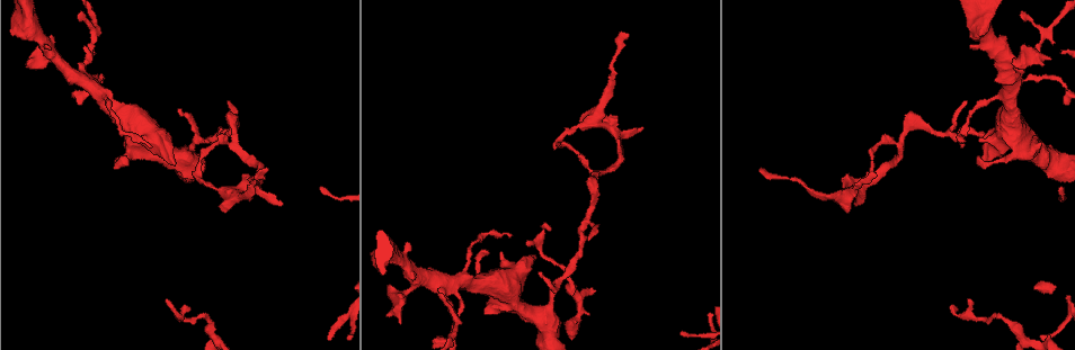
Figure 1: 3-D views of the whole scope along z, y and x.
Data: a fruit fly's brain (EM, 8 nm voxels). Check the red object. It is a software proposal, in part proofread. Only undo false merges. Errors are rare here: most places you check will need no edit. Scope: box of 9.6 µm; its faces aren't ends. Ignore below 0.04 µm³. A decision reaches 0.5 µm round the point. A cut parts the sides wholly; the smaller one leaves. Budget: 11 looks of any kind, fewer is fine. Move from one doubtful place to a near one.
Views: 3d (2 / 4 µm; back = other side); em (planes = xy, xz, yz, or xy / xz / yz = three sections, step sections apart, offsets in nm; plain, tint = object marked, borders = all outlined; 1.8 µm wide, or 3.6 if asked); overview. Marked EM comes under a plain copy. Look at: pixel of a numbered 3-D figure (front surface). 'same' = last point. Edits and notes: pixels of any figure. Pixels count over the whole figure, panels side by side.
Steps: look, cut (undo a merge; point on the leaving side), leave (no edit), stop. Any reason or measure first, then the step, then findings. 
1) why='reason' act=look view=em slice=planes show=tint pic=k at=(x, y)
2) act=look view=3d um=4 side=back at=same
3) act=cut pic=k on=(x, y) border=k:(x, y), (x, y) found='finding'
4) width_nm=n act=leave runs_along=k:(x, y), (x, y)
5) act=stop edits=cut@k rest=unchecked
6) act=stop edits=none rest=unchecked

why='sharp bend' act=look view=3d um=2 pic=1 at=(594, 189)

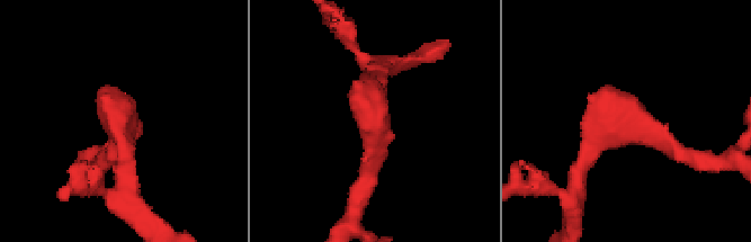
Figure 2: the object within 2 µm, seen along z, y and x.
arm_widths_nm=180,190 why='need the tissue' act=look view=em um=3.6 slice=xz step=16 show=tint pic=2 at=(121, 125)

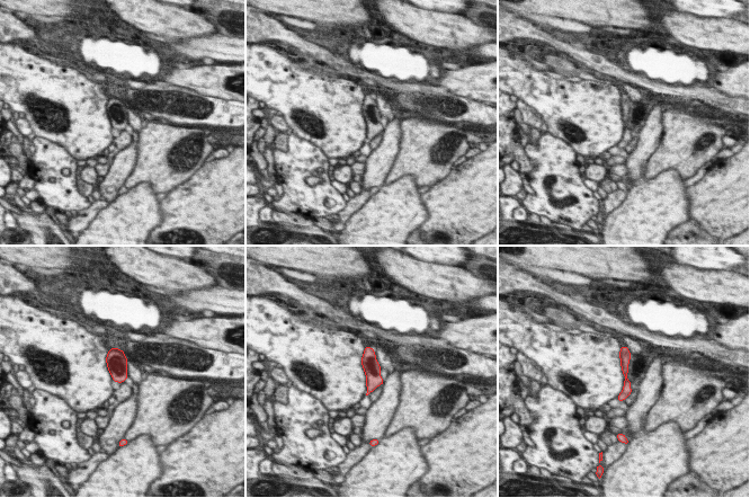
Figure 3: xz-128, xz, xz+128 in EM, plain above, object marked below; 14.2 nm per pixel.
why='cut it another way' act=look view=em um=3.6 slice=planes show=tint at=same

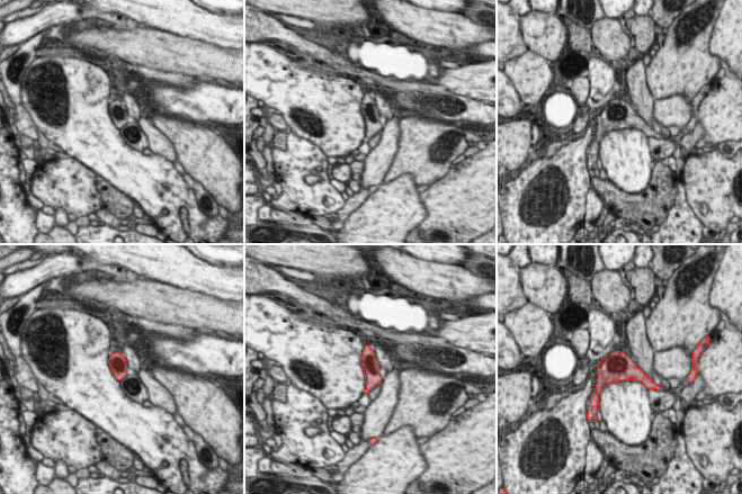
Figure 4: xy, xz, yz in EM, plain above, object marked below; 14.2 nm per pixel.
act=leave found='one cell here'

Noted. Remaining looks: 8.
why='three arms meet' act=look view=3d um=2 pic=1 at=(85, 80)

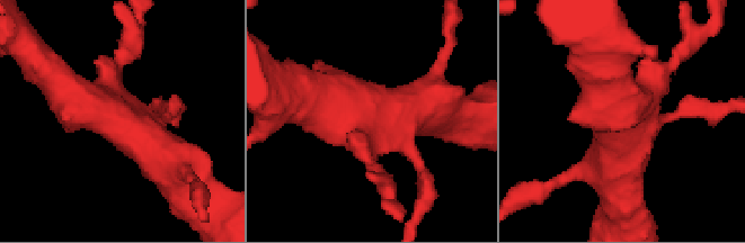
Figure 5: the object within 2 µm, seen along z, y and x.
act=look view=em slice=xy step=8 show=tint pic=5 at=(114, 121)

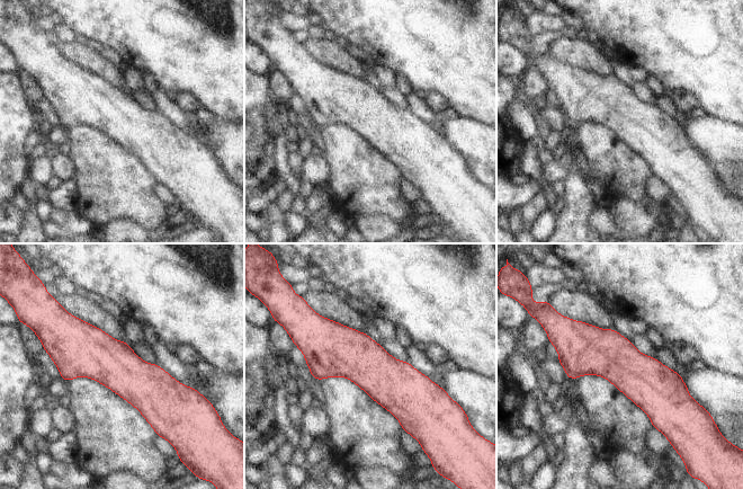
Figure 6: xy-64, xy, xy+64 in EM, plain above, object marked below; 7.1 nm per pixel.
act=leave runs_along=6:(560, 347), (686, 392) found='all the same cell'

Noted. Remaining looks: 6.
why='sharp bend' act=look view=3d um=2 pic=1 at=(597, 116)

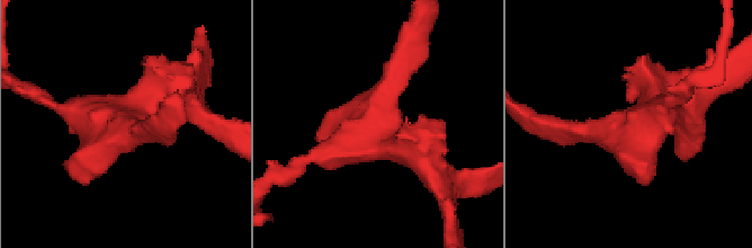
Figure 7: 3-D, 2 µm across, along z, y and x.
why='now the EM' act=look view=em slice=planes show=borders pic=7 at=(124, 125)

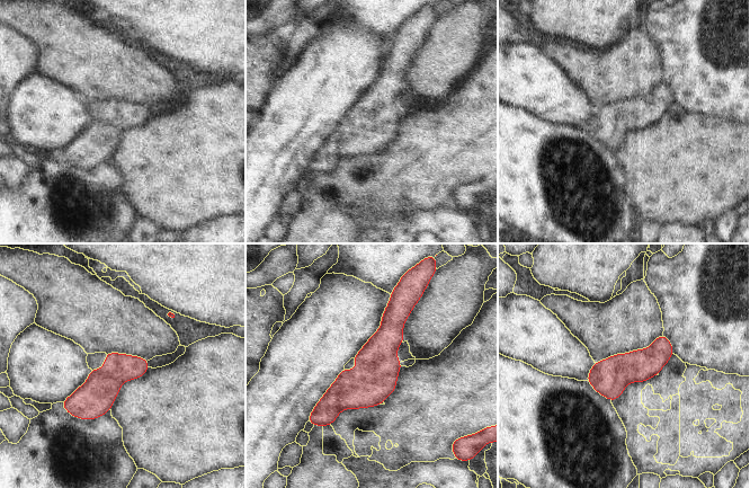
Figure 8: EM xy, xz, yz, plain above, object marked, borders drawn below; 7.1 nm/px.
act=leave runs_along=8:(395, 307), (377, 362), (329, 422) found='all the same cell'

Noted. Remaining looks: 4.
why='thin arm on a thick one' act=look view=3d um=4 side=back pic=1 at=(543, 314)

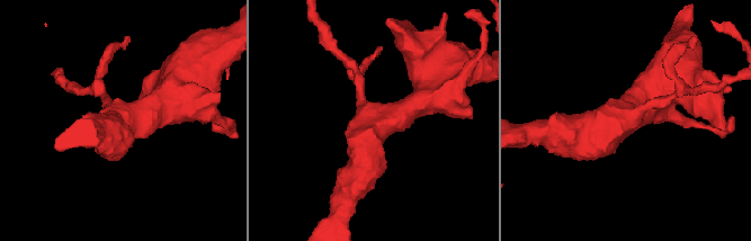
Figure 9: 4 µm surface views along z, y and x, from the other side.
arms=3 arm_widths_nm=160,440,550 act=look view=em slice=planes show=tint pic=9 at=(378, 121)

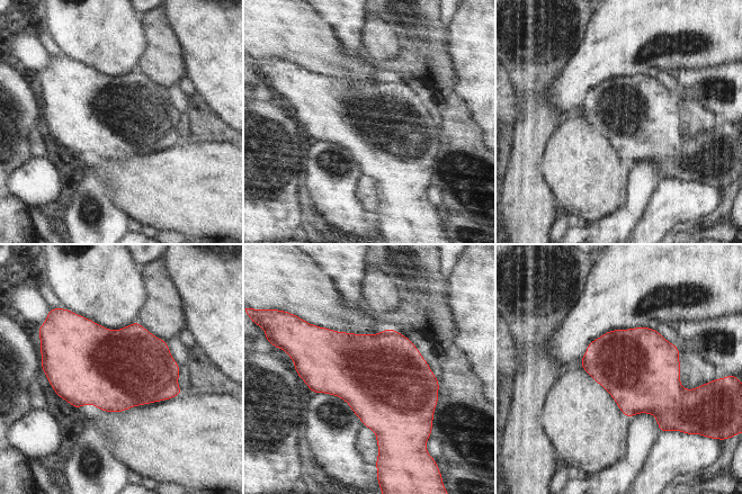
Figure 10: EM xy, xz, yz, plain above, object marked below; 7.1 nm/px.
act=leave found='one cell here'

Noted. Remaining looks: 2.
act=stop edits=none rest=unchecked

